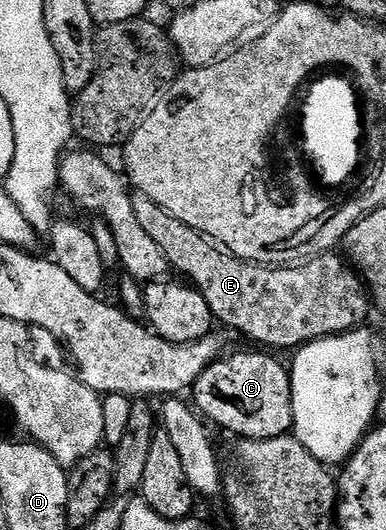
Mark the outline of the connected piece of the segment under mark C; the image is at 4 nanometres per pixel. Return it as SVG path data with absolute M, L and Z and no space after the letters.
M232 351L222 360L213 362L213 366L197 378L193 389L194 407L212 425L220 424L225 431L236 432L236 437L245 440L286 436L293 428L293 394L288 365L274 360L270 351L255 351L259 352Z

